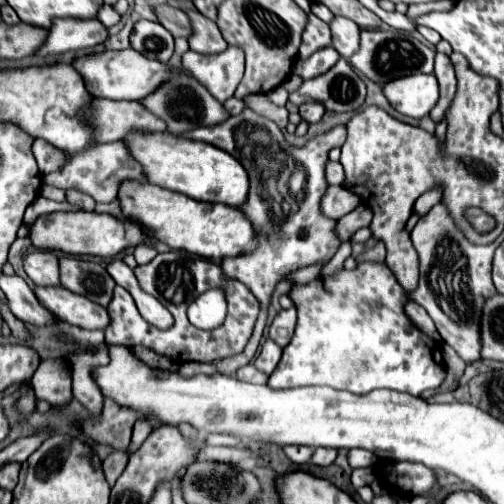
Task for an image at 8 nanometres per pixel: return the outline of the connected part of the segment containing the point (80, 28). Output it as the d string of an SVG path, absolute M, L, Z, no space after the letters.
M54 19L48 35L32 55L48 57L104 43L106 27L98 19Z

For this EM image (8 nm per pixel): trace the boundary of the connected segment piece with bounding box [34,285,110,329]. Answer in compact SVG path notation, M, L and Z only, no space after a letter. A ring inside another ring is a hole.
M34 287L34 295L42 307L52 311L58 319L82 329L106 329L110 323L104 307L76 295L64 287Z

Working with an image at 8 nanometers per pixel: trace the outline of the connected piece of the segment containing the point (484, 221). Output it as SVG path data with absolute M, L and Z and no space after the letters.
M472 209L472 211L468 211L466 217L470 219L472 227L476 227L478 231L490 231L490 229L494 227L492 217L490 217L490 215L484 215L484 211L480 211L480 209Z

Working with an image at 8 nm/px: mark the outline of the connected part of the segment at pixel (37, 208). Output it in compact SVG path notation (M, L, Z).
M38 196L36 201L26 209L24 223L26 223L28 227L32 227L32 225L34 225L34 221L36 221L38 217L44 217L44 215L50 215L50 213L56 213L56 211L80 211L80 207L70 205L67 201L59 203L46 199L42 196Z

